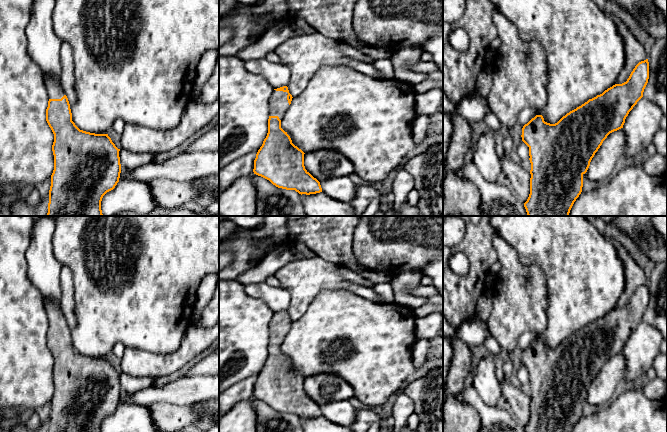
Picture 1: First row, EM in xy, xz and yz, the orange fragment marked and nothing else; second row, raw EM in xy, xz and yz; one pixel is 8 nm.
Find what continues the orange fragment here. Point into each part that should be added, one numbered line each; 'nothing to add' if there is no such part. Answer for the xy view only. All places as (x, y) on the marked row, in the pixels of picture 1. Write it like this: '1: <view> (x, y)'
1: xy (54, 89)

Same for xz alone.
1: xz (278, 105)

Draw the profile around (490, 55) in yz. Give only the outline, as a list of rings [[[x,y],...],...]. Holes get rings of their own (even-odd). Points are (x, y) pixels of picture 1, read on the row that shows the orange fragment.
[[[491,47],[486,51],[485,54],[485,63],[486,65],[493,64],[496,57],[496,49],[495,47]]]

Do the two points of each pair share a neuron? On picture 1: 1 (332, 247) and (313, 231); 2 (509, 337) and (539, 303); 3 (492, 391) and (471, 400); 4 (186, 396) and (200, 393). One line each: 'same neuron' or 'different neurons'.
1: same neuron
2: same neuron
3: different neurons
4: same neuron

